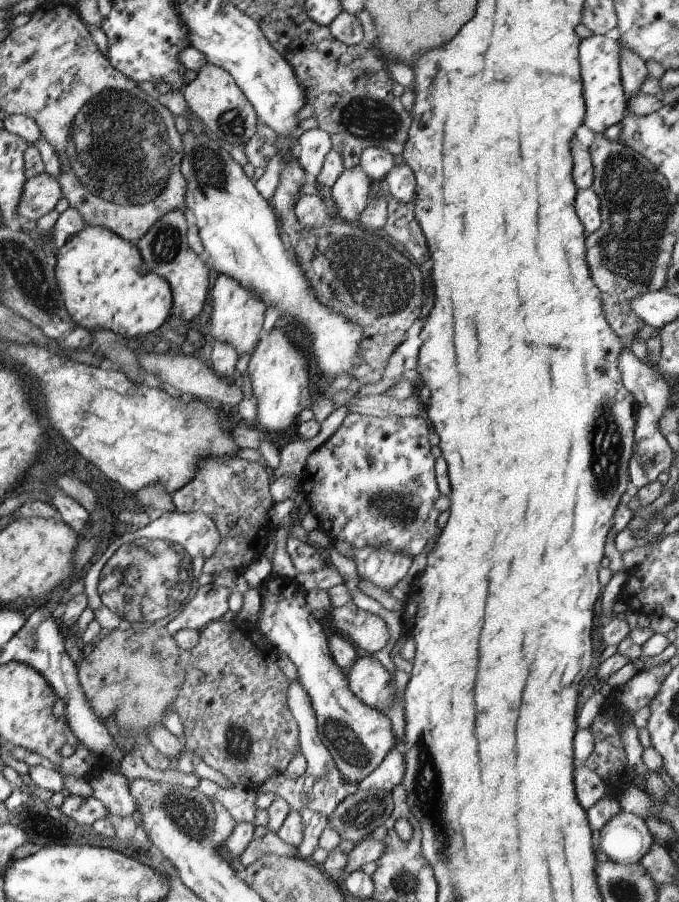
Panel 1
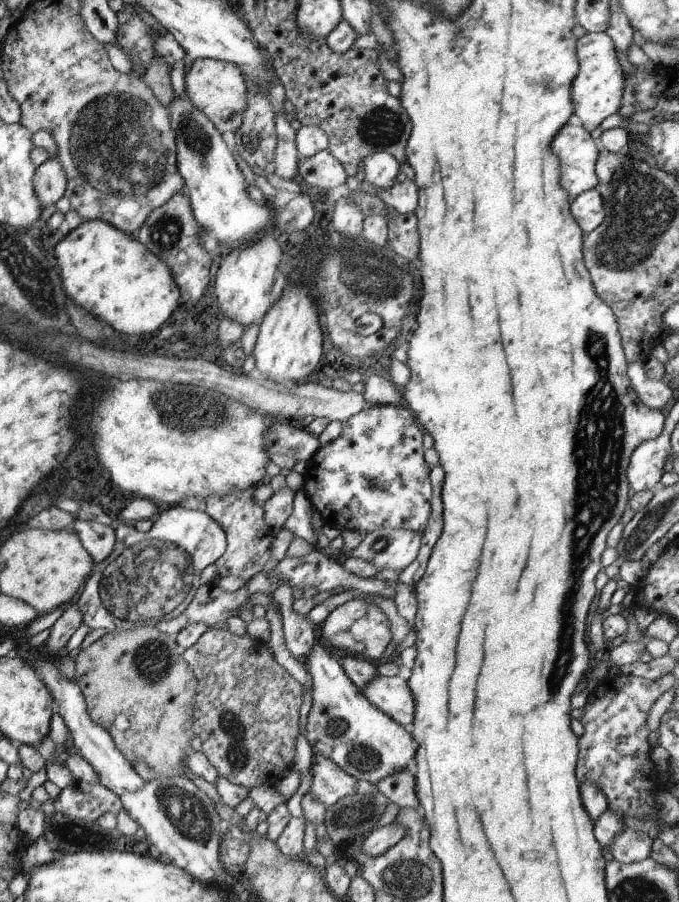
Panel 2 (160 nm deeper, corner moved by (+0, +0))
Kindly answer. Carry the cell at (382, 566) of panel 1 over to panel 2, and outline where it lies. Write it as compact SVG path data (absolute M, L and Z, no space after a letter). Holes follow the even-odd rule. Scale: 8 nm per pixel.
M379 527L363 535L350 556L373 563L378 570L401 570L416 557L420 533L399 527Z

